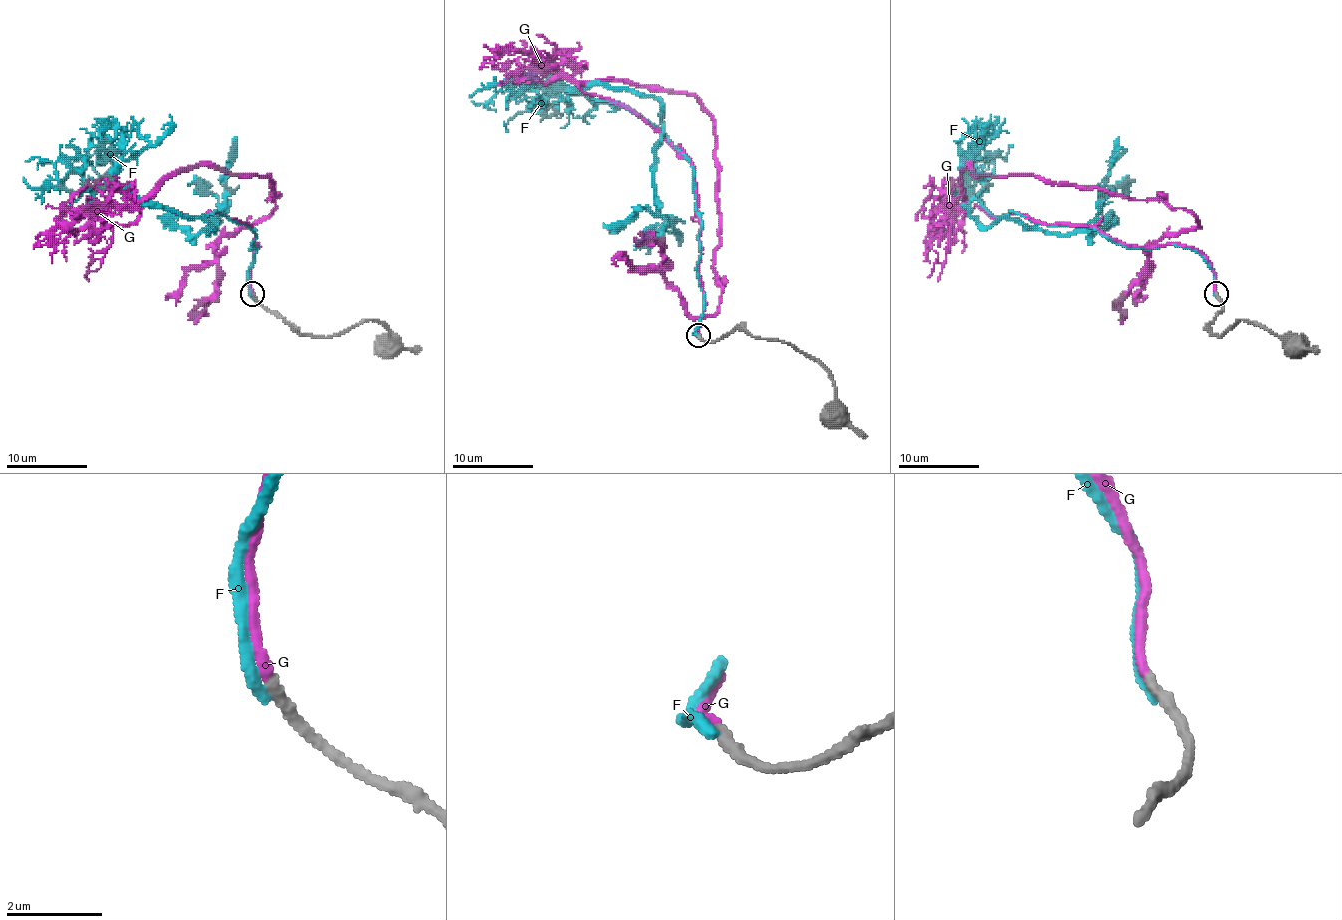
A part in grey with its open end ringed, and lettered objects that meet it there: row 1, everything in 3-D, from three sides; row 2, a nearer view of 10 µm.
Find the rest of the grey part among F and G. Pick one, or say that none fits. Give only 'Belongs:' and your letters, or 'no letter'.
Belongs: G

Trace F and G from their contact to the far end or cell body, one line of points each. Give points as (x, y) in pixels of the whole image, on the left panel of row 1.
F: (252, 295), (250, 226), (114, 189), (92, 197), (98, 175), (60, 155), (62, 145)
G: (252, 295), (248, 224), (133, 210), (165, 177), (269, 173), (275, 204), (218, 240), (216, 291), (187, 319)

